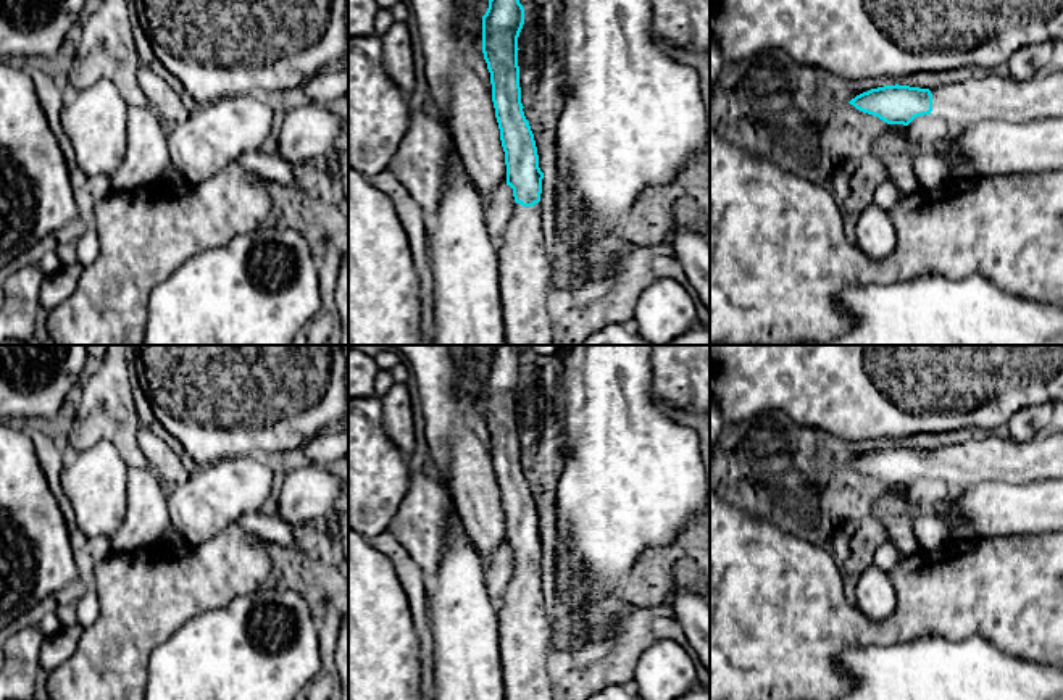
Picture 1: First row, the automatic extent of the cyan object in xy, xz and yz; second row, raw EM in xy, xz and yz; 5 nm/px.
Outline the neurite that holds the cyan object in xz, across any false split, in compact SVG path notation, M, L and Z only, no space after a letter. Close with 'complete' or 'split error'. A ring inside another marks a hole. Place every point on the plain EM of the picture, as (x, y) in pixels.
M497 345L482 377L482 415L505 513L516 582L497 606L505 700L557 700L547 671L550 624L542 589L544 534L519 448L518 398L524 385L516 345Z; split error

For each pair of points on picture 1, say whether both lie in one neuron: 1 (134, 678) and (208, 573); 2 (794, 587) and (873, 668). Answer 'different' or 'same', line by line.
1: same
2: different

